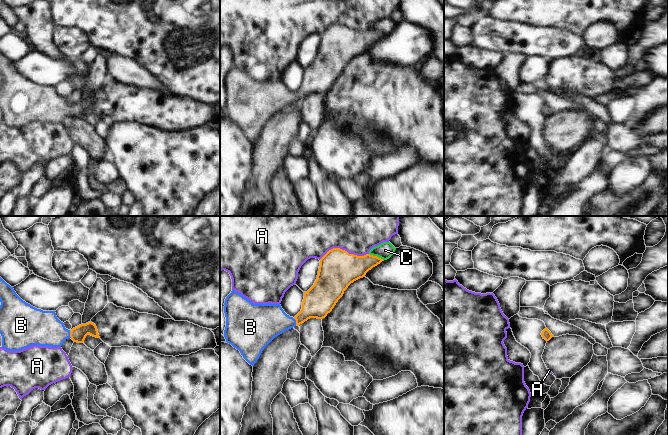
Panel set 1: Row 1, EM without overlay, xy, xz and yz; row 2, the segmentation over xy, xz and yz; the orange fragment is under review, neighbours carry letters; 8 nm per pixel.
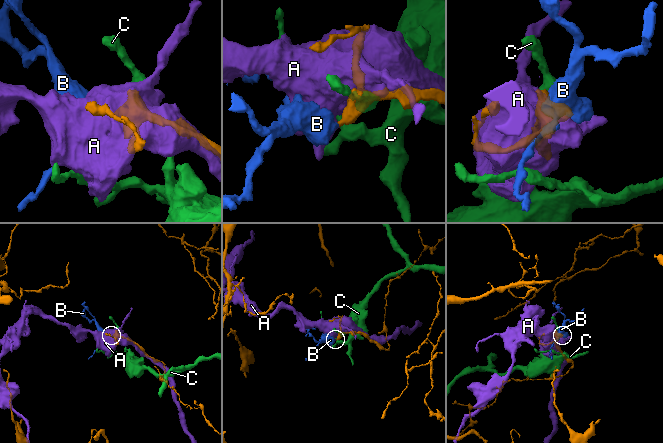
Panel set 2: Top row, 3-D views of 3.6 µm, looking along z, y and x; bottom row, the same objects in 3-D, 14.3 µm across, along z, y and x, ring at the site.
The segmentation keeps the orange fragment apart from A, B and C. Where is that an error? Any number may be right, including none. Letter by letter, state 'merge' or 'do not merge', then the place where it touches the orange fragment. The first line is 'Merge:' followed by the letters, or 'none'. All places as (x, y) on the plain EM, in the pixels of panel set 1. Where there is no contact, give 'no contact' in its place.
Merge: B
A: do not merge | xz (343, 26)
B: merge | xy (70, 110)
C: do not merge | xz (376, 32)

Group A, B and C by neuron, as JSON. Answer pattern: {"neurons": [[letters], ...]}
{"neurons": [["A"], ["B"], ["C"]]}

